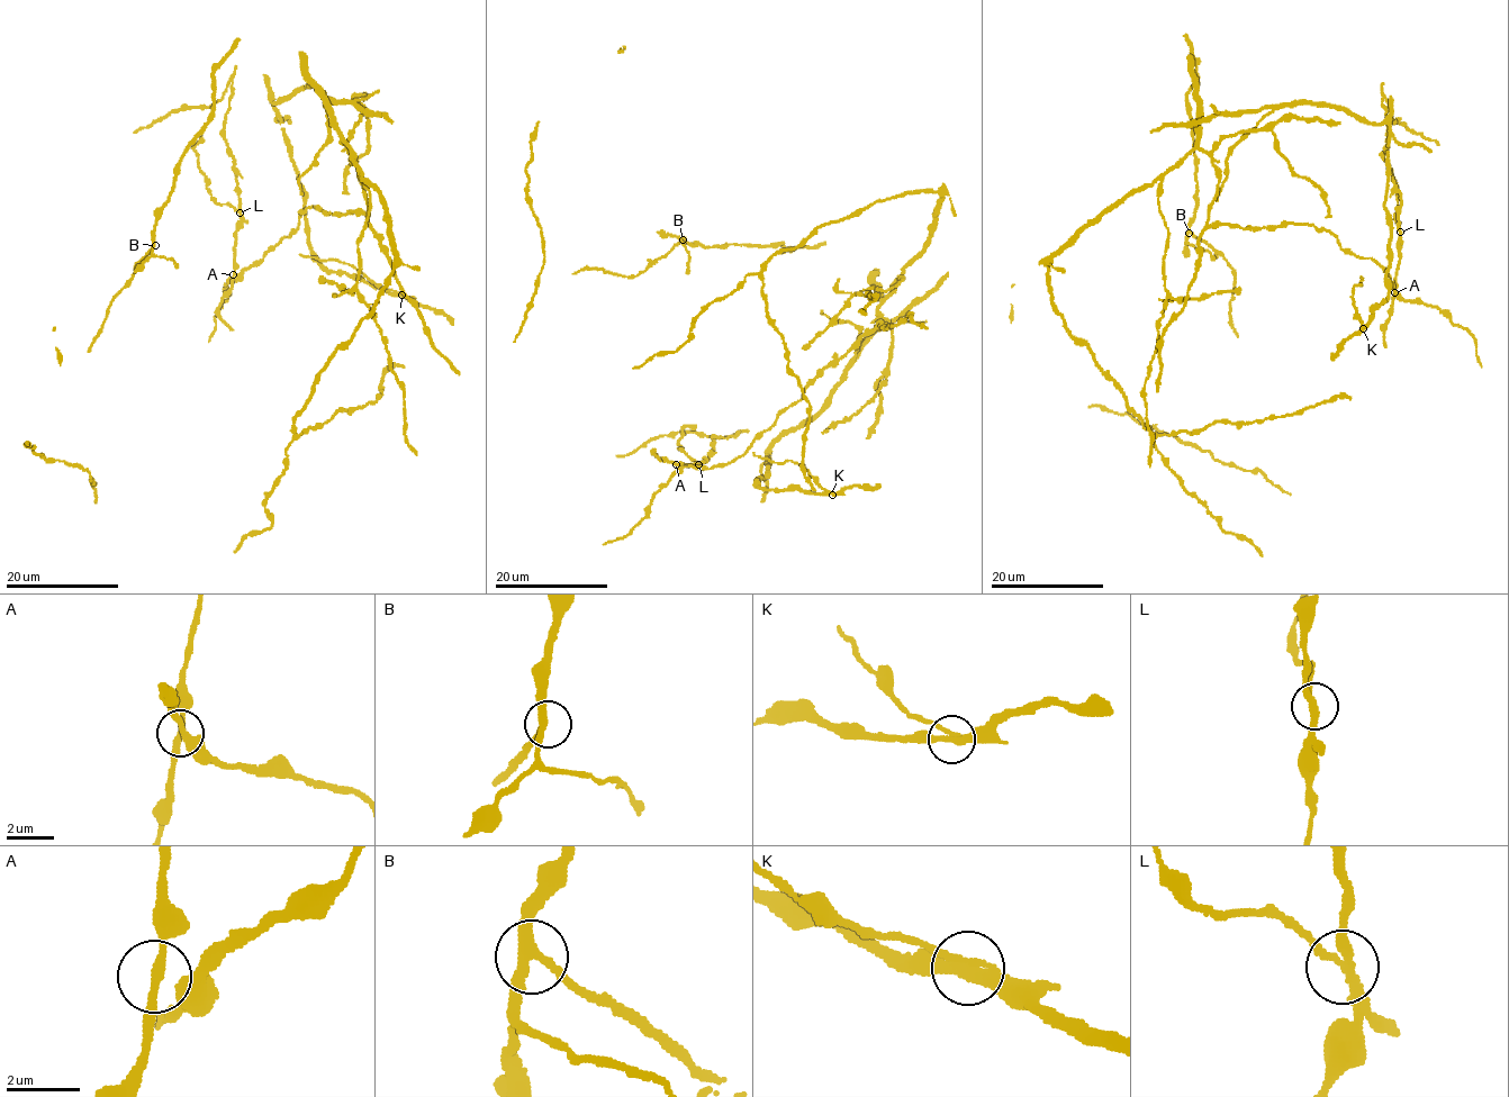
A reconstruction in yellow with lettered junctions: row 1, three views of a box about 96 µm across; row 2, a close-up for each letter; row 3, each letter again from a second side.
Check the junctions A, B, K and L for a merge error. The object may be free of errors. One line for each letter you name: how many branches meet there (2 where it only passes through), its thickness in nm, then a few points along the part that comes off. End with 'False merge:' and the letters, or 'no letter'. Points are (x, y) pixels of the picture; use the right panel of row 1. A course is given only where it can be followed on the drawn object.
L: Branches: 3. Thickness 240 nm. Course of the part to remove: (1400, 232), (1395, 219), (1398, 189), (1392, 170), (1383, 159), (1384, 150)
False merge: L

